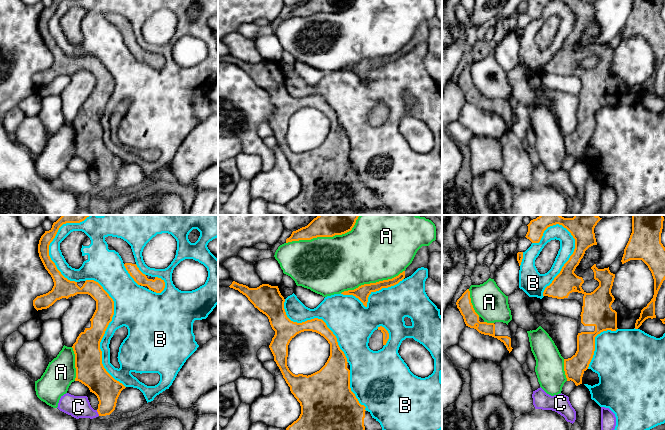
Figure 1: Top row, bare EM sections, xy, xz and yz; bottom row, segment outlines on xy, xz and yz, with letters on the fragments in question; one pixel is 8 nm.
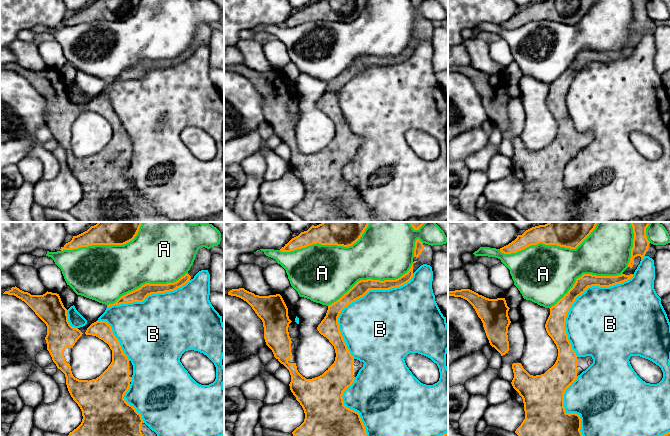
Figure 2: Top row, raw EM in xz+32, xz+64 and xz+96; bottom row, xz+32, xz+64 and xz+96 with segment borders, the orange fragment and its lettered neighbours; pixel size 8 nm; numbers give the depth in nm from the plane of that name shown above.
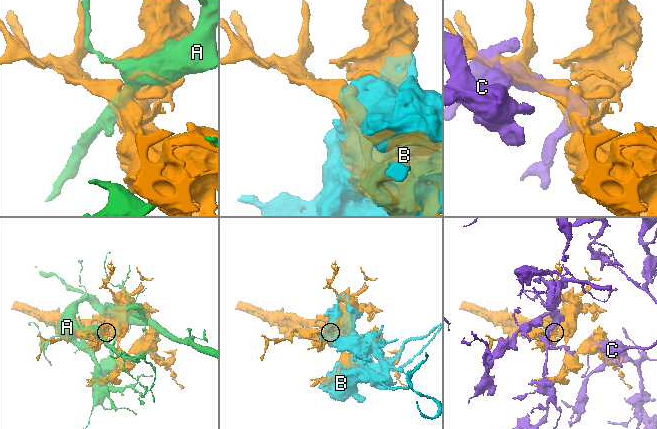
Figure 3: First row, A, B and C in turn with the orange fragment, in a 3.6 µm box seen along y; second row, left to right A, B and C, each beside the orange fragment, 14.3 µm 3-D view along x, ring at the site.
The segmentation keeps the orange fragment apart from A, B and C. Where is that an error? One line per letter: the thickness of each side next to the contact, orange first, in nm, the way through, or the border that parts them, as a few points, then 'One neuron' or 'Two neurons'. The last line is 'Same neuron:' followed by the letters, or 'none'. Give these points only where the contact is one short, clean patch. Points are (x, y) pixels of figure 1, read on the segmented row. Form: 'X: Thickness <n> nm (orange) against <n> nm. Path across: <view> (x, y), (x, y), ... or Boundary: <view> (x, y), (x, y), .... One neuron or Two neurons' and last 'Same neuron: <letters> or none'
A: Thickness 300 nm (orange) against 460 nm. Two neurons
B: Thickness 220 nm (orange) against 260 nm. Two neurons
C: Thickness 200 nm (orange) against 180 nm. Two neurons
Same neuron: none

